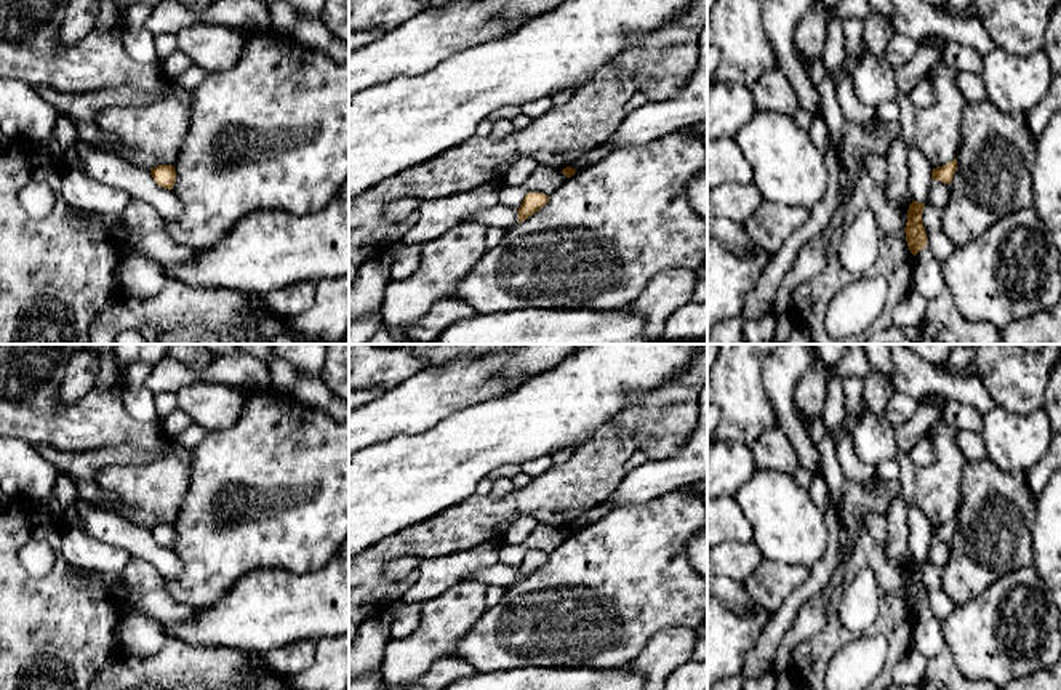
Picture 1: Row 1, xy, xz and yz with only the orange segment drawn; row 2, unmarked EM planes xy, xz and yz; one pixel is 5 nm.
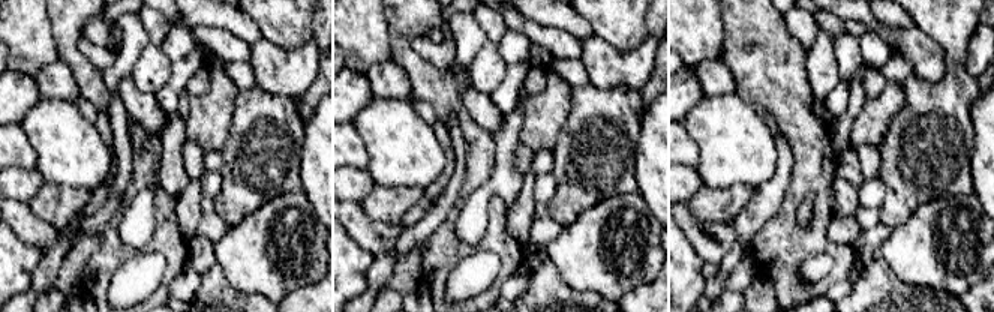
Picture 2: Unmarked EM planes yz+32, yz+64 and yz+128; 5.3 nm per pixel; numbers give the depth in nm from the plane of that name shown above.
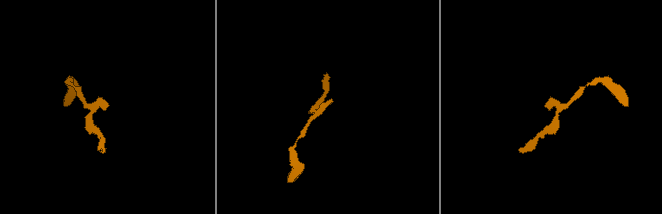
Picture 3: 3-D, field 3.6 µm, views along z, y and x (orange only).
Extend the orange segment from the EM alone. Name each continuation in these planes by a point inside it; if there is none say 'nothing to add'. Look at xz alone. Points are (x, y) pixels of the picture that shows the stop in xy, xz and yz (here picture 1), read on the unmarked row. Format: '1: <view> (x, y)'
nothing to add

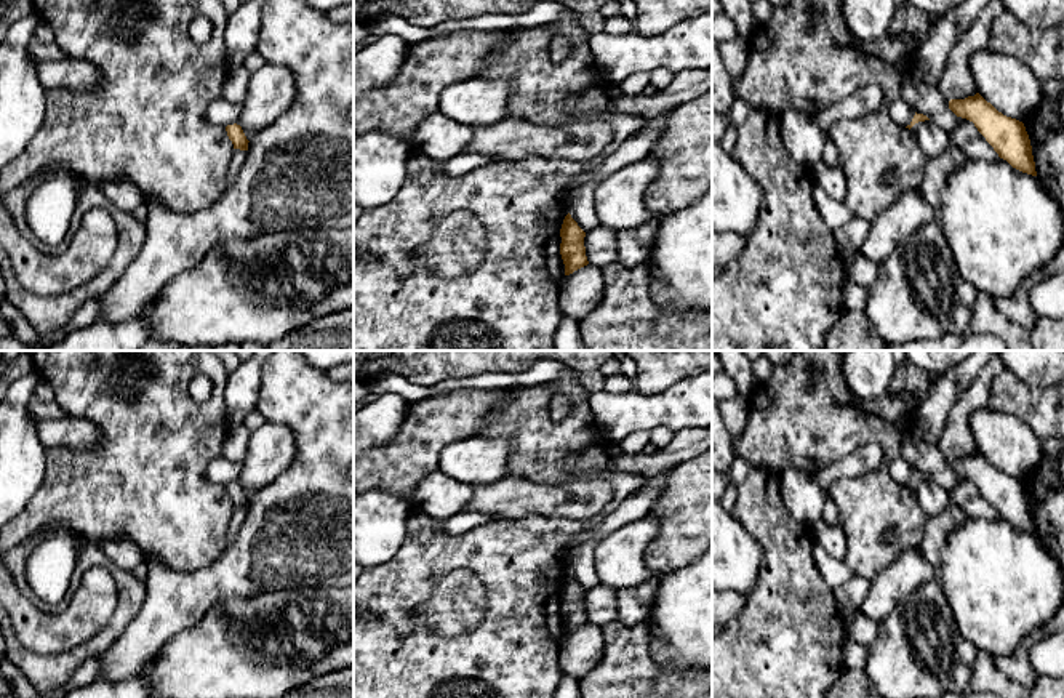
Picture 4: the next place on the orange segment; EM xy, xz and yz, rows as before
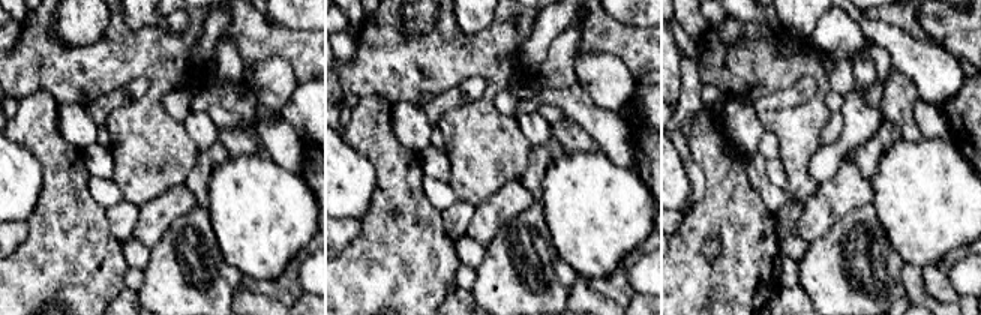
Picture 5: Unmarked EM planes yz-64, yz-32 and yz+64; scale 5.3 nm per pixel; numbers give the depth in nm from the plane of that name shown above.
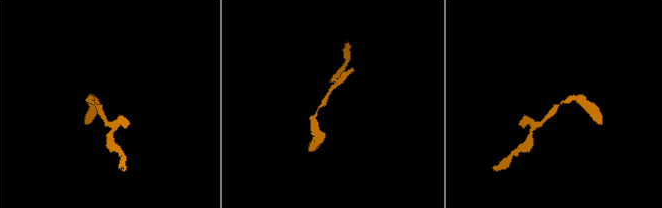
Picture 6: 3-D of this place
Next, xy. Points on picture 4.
nothing to add

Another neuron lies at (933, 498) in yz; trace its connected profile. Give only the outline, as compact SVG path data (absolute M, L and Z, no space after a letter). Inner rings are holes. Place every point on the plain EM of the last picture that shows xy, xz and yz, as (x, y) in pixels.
M931 479L915 482L910 490L926 517L941 514L952 503L949 491Z

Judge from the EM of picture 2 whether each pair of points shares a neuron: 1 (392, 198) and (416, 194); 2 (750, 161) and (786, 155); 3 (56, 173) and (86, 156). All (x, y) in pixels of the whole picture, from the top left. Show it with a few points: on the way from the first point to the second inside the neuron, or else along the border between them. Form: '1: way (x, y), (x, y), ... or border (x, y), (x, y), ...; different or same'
1: way (398, 198), (410, 195); same
2: border (775, 137), (777, 167), (759, 186); different
3: way (63, 165), (72, 156), (78, 156); same

